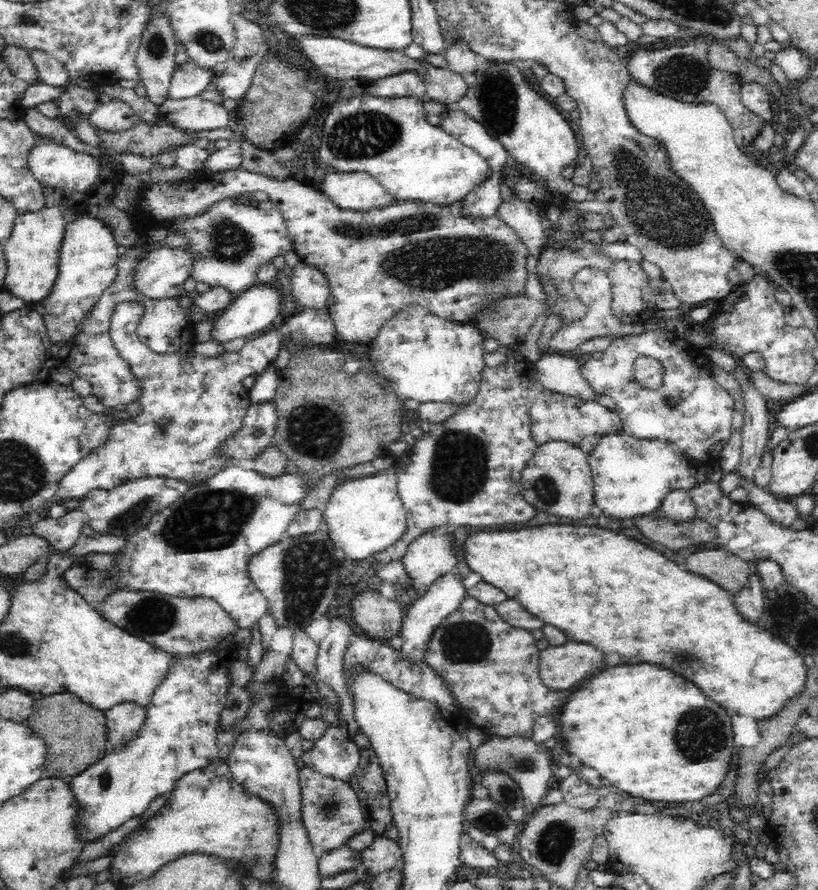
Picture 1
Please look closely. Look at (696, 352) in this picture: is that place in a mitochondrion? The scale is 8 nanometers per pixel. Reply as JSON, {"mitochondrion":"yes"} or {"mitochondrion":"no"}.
{"mitochondrion":"no"}

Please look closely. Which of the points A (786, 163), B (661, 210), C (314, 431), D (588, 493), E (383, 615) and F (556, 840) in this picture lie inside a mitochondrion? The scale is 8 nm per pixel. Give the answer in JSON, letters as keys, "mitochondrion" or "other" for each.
{"A":"other","B":"mitochondrion","C":"mitochondrion","D":"other","E":"other","F":"mitochondrion"}

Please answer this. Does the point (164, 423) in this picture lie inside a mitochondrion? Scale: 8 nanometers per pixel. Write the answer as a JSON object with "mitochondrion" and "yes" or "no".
{"mitochondrion":"yes"}

